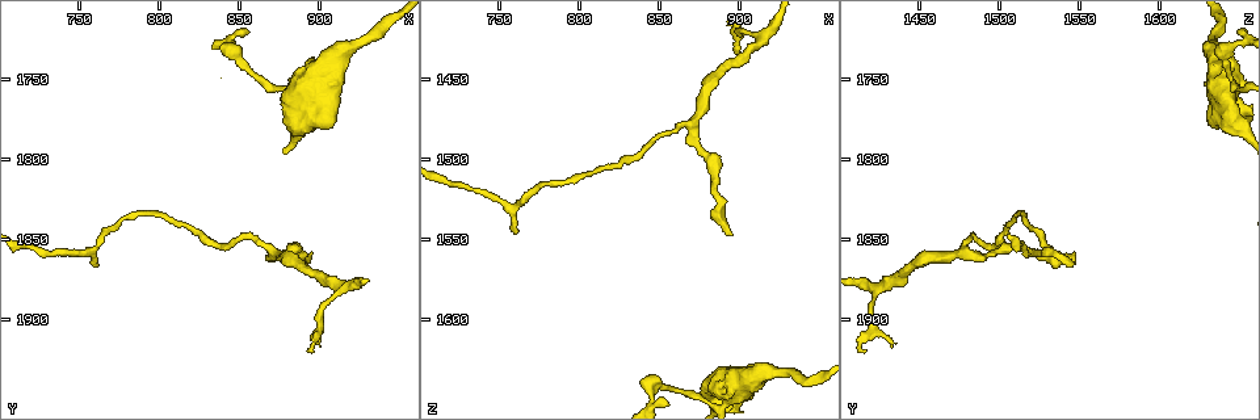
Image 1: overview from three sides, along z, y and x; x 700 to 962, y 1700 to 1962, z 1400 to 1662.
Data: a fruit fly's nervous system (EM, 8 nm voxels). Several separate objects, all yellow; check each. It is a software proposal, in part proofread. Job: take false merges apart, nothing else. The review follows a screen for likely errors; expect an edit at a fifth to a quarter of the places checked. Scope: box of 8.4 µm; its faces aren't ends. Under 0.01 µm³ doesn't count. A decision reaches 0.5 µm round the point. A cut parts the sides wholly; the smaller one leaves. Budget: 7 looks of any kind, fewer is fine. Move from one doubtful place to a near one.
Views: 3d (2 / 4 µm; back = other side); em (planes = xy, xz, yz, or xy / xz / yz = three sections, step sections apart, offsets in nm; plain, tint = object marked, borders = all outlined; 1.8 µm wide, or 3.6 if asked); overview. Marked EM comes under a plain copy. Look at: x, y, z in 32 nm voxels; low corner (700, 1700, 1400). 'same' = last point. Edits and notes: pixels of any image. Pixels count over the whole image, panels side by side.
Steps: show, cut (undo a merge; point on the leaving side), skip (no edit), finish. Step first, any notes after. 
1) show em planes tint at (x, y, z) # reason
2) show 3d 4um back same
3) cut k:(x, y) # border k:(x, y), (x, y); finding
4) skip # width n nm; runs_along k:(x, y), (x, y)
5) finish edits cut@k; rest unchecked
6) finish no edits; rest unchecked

show 3d 4um at (842, 1732, 1642) # sharp bend

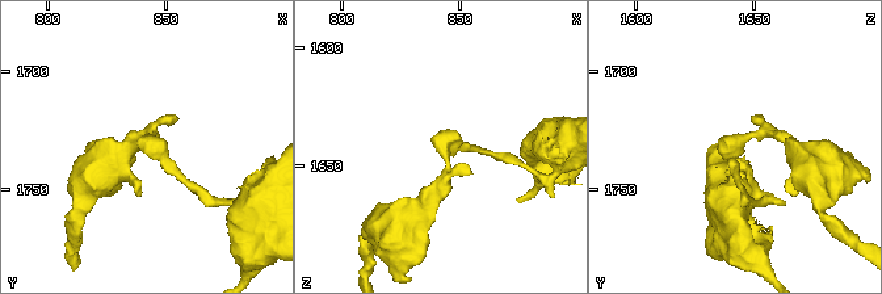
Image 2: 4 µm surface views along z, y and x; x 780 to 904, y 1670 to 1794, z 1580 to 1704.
show em xy step 8 tint at (842, 1732, 1642) # need the tissue

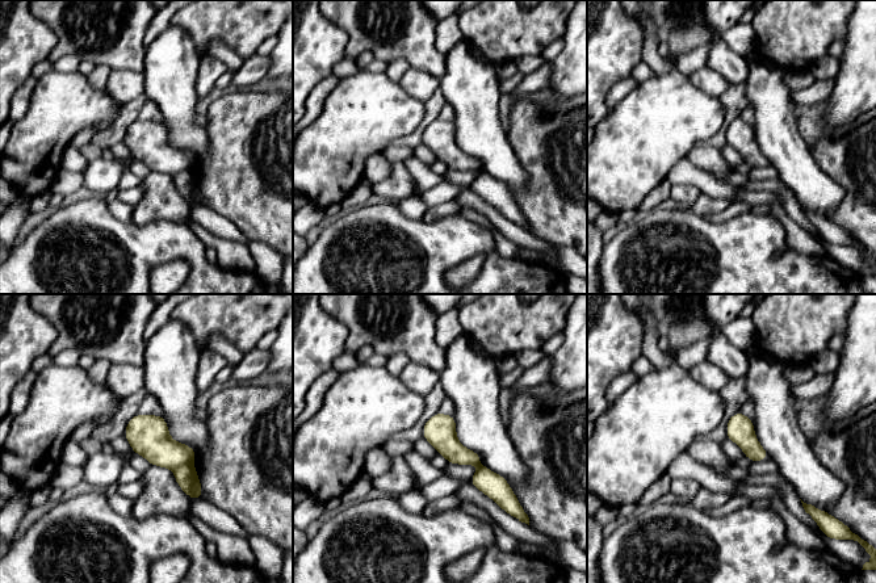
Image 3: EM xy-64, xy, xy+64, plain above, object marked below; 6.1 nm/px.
cut 3:(150, 439) # a second neuron is stuck on

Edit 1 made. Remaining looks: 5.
show overview

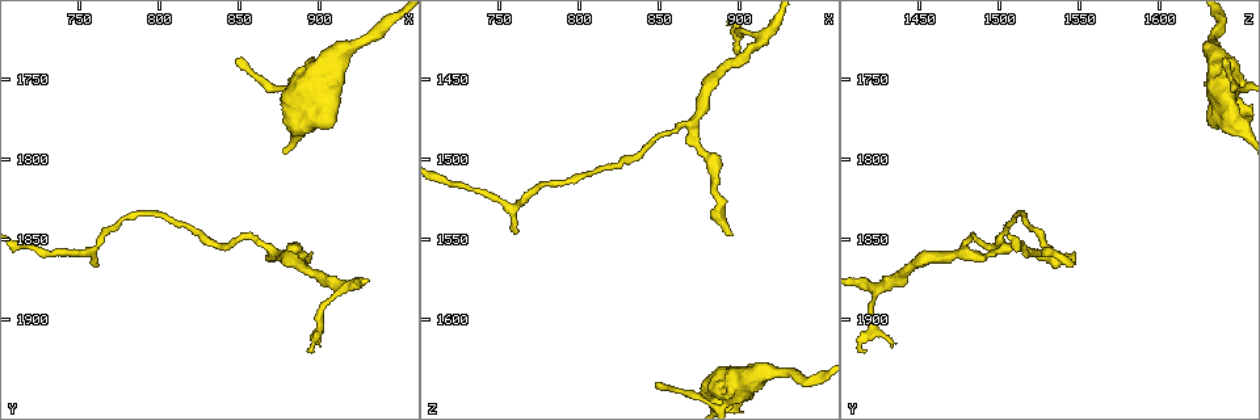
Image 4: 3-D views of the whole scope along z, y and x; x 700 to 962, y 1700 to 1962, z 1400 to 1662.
show 3d 4um at (892, 1754, 1646) # calibre changes

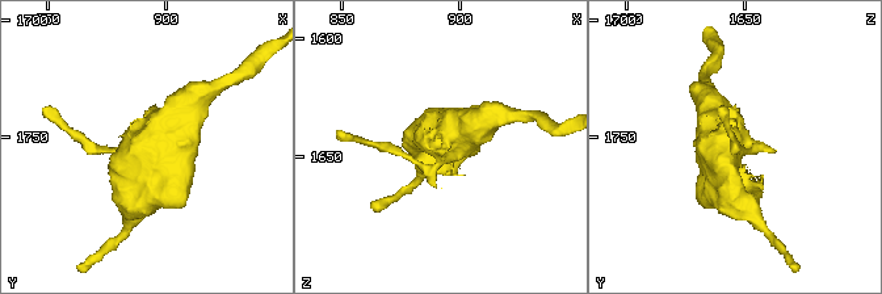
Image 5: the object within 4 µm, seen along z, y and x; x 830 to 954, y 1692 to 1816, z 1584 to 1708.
show em 3.6um xy step 4 tint at (892, 1752, 1645)

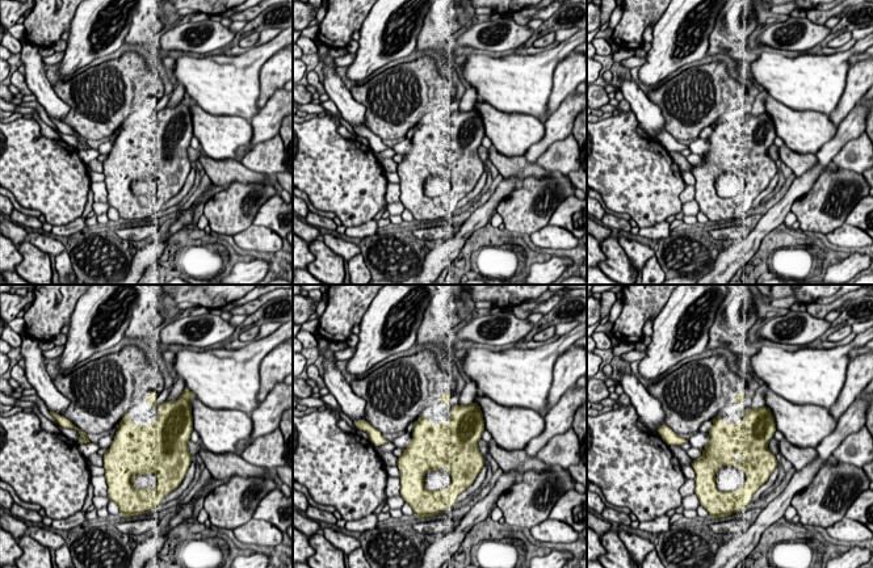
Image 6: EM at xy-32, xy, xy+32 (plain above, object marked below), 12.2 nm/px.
skip # all the same neuron

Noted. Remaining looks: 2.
show em planes borders at (756, 1858, 1532) # sharp bend

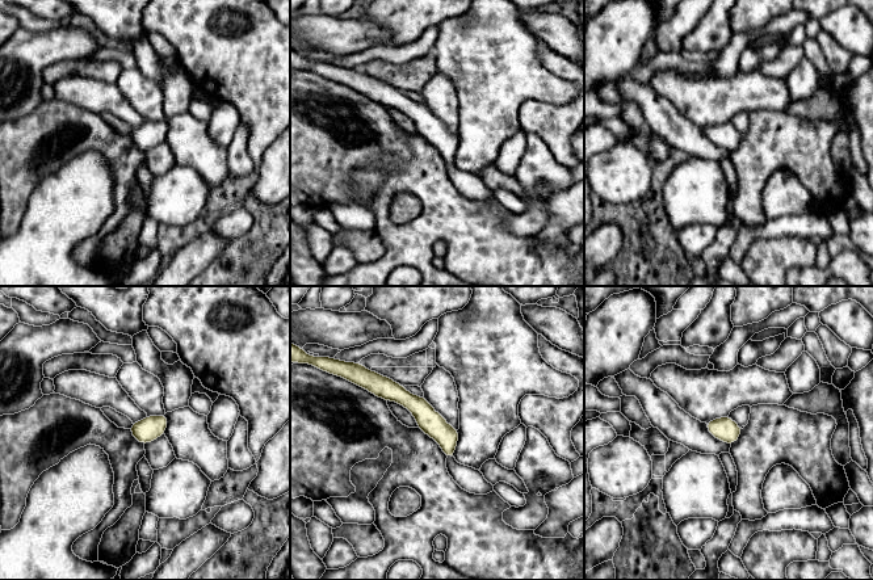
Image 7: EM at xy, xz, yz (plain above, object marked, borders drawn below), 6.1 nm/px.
skip # runs_along 7:(377, 383), (410, 400), (450, 454); all the same neuron

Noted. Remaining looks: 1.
finish edits cut@3; rest unchecked

